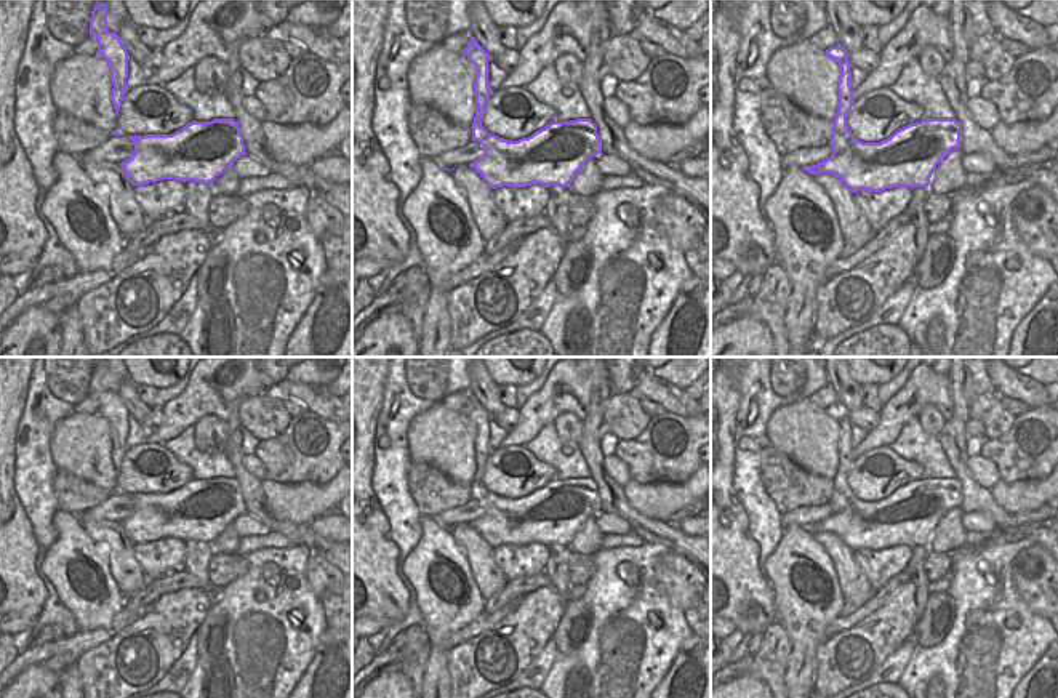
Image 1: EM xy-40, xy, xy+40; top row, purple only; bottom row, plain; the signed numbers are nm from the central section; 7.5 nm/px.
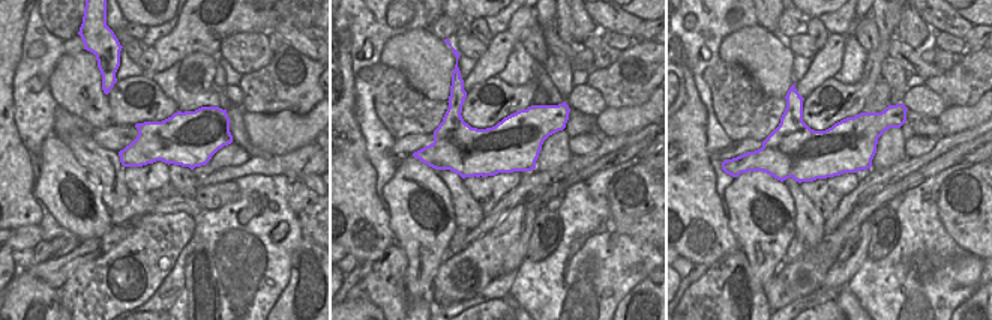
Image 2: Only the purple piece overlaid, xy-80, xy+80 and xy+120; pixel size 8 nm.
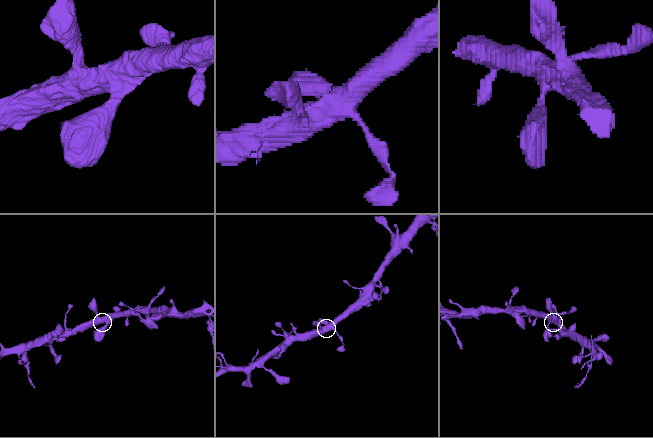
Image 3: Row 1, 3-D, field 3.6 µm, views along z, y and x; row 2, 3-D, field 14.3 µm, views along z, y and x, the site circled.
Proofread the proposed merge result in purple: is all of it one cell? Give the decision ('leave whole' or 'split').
leave whole

